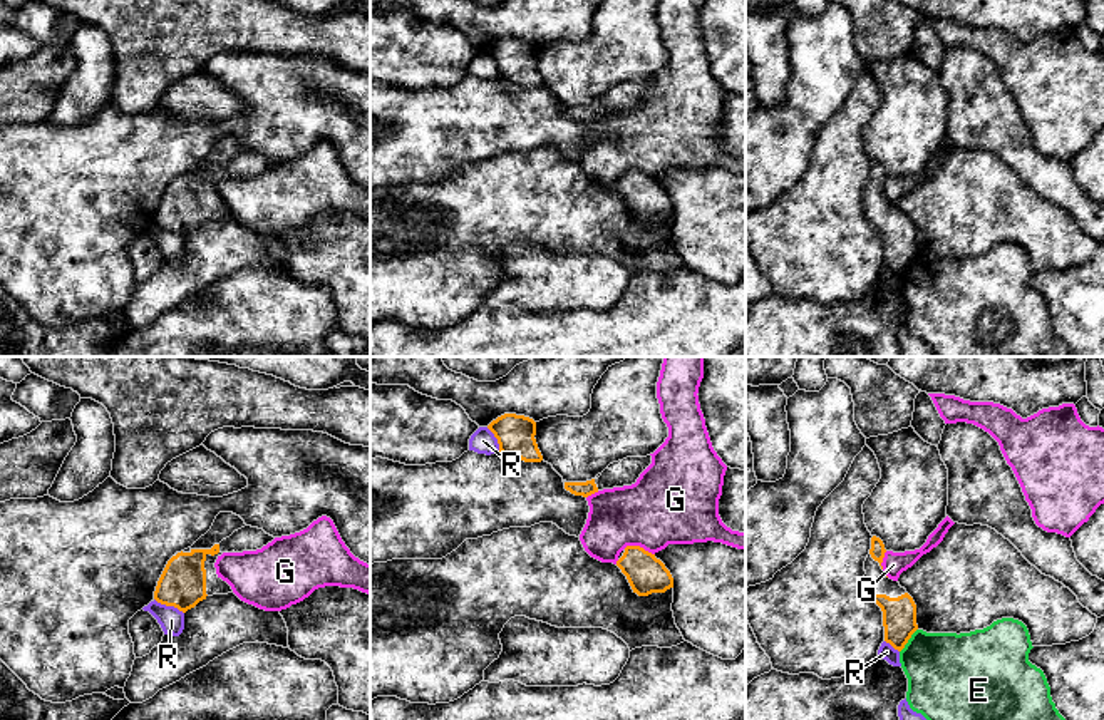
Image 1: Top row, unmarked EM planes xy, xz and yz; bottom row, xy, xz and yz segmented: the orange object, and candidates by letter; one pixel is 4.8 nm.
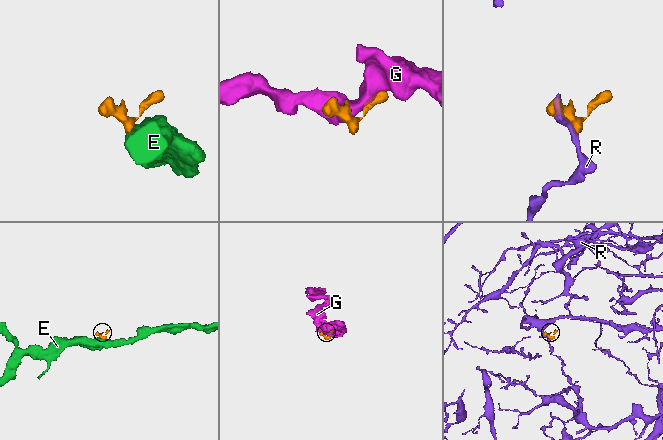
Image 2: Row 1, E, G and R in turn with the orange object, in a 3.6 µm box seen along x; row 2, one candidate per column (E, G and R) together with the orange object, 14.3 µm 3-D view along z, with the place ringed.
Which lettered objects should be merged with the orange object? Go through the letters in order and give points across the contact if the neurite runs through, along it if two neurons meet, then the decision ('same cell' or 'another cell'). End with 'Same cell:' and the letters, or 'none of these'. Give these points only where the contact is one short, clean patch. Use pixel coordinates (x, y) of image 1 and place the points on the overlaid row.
E: border yz (917, 628), (900, 652); another cell
G: another cell
R: another cell
Same cell: none of these

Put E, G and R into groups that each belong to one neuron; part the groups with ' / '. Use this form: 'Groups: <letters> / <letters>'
Groups: E / G / R

